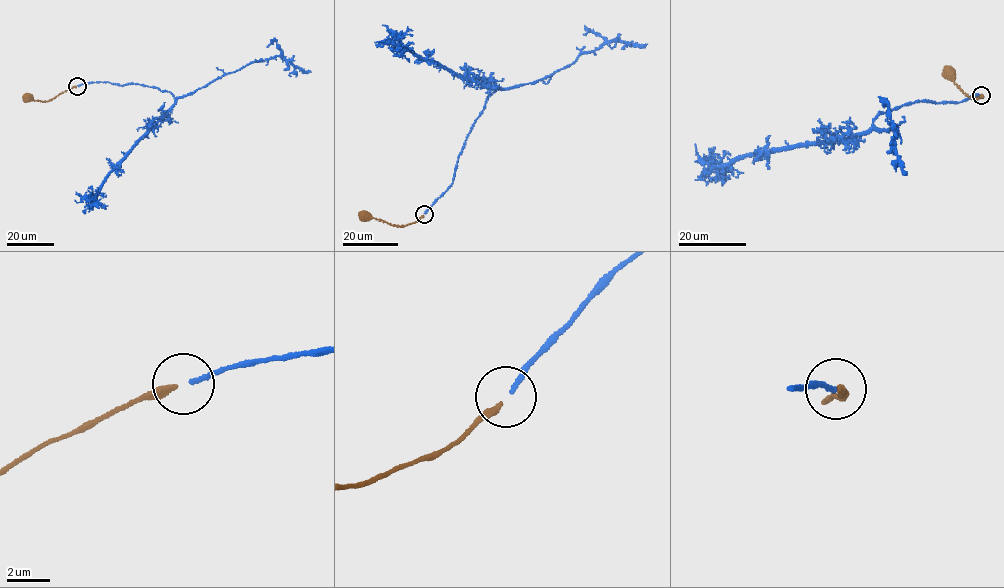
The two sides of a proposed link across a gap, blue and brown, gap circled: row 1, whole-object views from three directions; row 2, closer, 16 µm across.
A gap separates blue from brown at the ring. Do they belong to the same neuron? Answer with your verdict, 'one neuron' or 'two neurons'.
one neuron

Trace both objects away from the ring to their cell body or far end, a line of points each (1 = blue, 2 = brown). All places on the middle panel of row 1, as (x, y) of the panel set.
1: (424, 214), (452, 184), (458, 158), (476, 119), (486, 100), (500, 89), (458, 77), (397, 45), (375, 42)
2: (423, 215), (402, 226), (365, 216)

